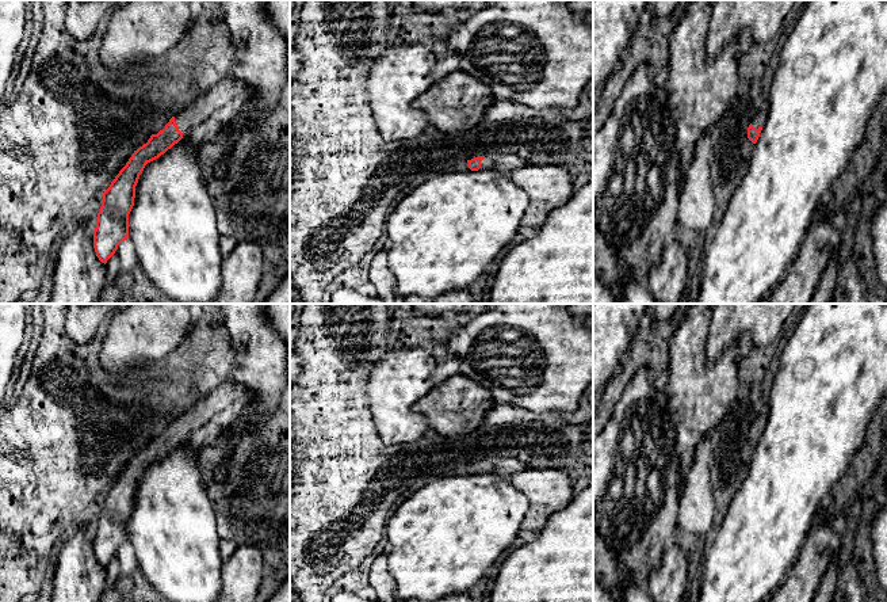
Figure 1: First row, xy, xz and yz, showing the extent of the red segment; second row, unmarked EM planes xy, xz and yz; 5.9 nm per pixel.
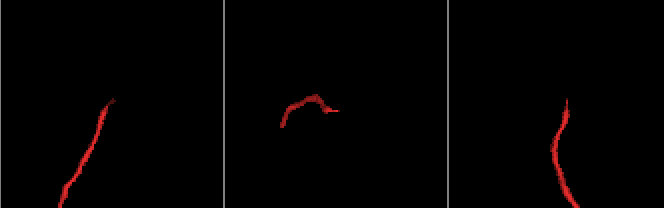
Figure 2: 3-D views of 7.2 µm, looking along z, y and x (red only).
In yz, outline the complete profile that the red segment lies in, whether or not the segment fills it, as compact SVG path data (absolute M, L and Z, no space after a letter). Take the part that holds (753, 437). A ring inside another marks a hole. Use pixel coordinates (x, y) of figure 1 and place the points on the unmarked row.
M758 414L753 423L752 423L752 427L749 428L748 431L748 442L756 447L758 441L760 441L760 437L762 434L762 430L765 428L765 424L766 424L766 416Z

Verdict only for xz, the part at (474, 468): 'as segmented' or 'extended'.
extended

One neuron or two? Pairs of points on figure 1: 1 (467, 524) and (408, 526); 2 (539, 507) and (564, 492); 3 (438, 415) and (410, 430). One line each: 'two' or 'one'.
1: one
2: one
3: two

